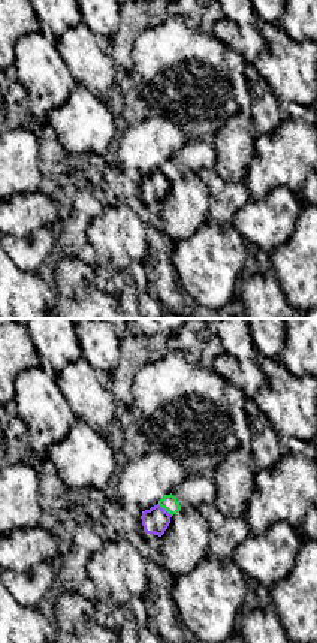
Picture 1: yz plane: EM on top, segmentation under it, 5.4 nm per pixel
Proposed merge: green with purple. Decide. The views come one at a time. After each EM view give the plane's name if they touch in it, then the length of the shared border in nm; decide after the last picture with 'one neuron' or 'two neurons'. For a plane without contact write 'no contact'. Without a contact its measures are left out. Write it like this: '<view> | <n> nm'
yz | 100 nm

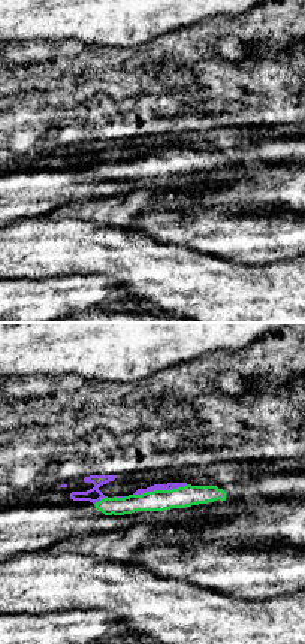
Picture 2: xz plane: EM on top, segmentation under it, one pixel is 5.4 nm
xz | 300 nm

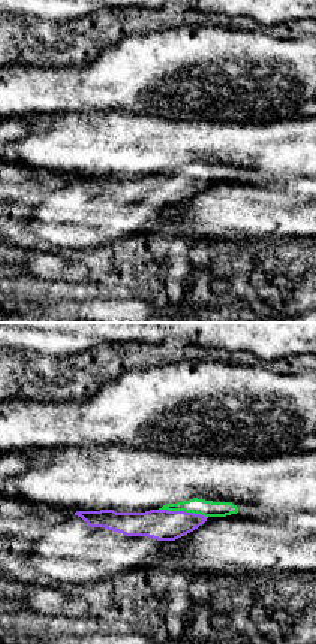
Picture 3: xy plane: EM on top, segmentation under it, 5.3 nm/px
xy | 260 nm

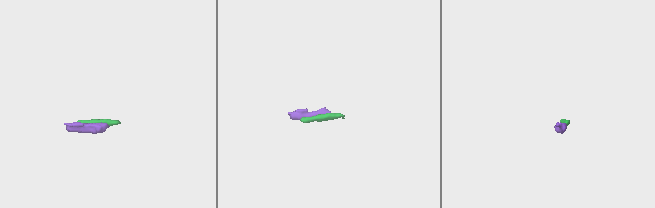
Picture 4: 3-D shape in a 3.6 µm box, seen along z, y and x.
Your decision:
one neuron

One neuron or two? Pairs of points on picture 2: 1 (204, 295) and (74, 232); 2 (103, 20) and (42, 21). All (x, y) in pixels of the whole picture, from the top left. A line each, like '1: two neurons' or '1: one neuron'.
1: one neuron
2: one neuron

